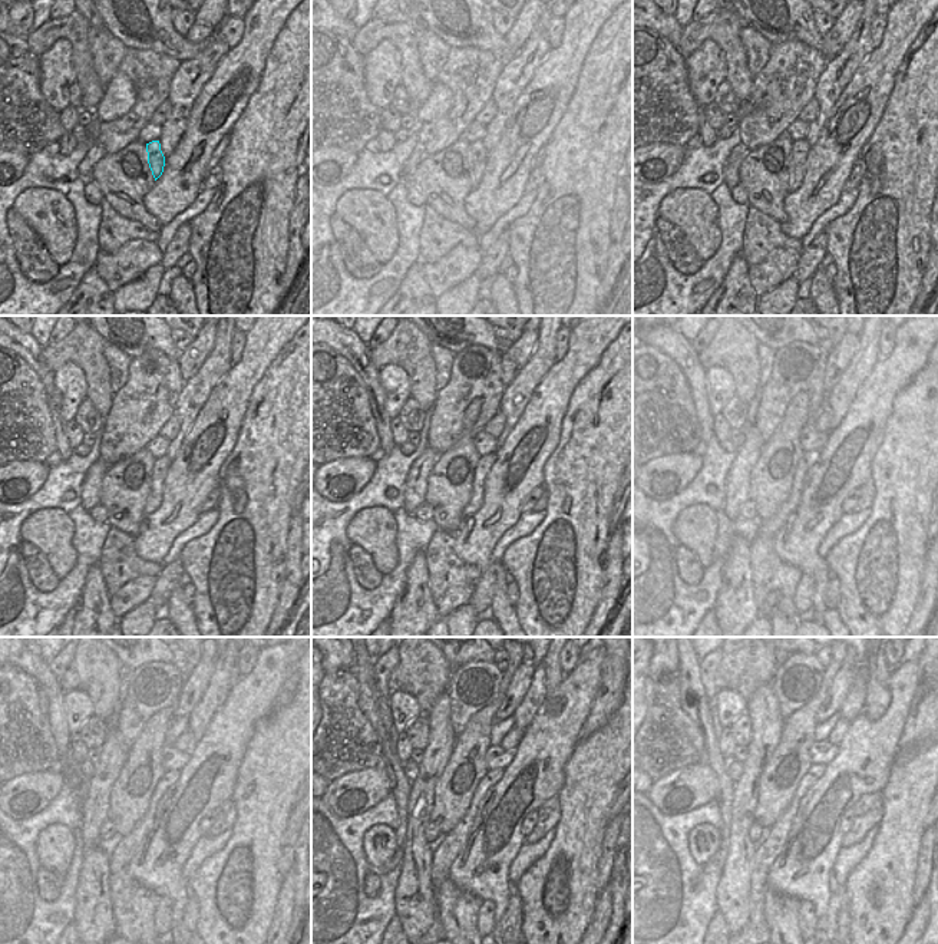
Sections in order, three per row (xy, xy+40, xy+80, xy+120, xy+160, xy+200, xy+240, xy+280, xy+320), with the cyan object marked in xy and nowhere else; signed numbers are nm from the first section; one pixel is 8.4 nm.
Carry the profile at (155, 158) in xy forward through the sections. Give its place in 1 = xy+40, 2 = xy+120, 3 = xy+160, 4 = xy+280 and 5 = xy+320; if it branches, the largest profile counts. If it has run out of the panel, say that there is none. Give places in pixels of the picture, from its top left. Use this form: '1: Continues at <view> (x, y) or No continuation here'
1: Continues at xy+40 (478, 152)
2: Continues at xy+120 (162, 465)
3: Continues at xy+160 (484, 465)
4: Continues at xy+280 (456, 839)
5: Continues at xy+320 (756, 928).

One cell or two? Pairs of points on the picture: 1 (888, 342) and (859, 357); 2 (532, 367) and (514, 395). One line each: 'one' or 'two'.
1: two
2: one

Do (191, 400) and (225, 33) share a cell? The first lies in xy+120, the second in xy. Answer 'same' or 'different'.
different

